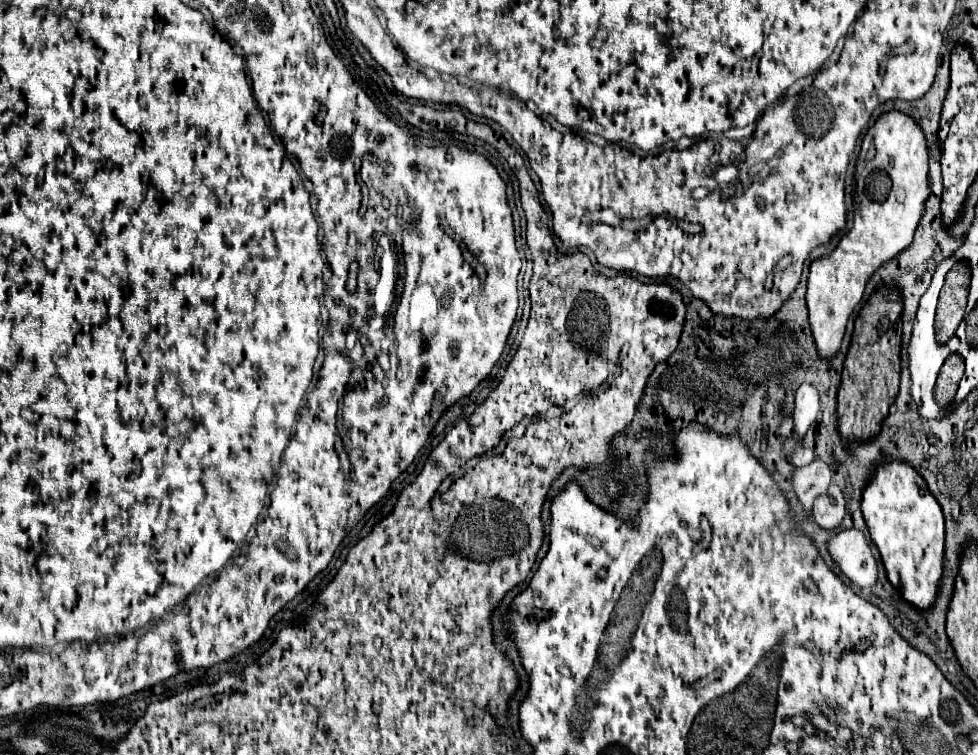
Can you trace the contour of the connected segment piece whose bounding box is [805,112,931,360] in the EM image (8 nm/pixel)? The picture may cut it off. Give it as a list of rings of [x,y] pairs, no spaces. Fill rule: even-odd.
[[[885,112],[867,130],[855,164],[855,222],[837,248],[811,264],[807,284],[809,328],[823,360],[837,354],[845,324],[859,304],[867,280],[889,260],[911,246],[913,234],[925,210],[929,188],[929,150],[919,124],[901,114]]]

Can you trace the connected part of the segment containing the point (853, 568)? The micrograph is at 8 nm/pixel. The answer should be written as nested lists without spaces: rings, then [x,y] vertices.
[[[841,528],[825,542],[831,560],[853,584],[871,590],[877,582],[877,562],[859,528]]]

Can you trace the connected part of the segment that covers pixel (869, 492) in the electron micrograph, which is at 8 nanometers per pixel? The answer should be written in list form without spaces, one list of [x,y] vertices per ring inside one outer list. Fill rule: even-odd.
[[[899,460],[879,464],[863,490],[861,510],[893,588],[919,610],[933,608],[945,562],[945,518],[925,480]]]

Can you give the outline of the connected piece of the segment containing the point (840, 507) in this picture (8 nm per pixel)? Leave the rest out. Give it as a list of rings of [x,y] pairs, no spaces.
[[[829,486],[825,494],[821,494],[813,504],[813,518],[825,530],[839,528],[845,516],[845,500],[839,486]]]

